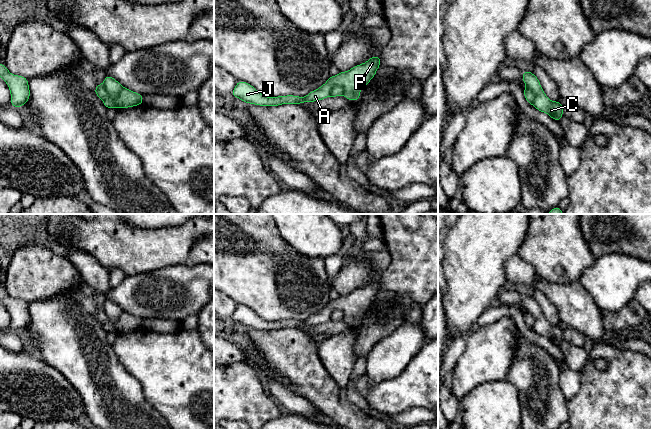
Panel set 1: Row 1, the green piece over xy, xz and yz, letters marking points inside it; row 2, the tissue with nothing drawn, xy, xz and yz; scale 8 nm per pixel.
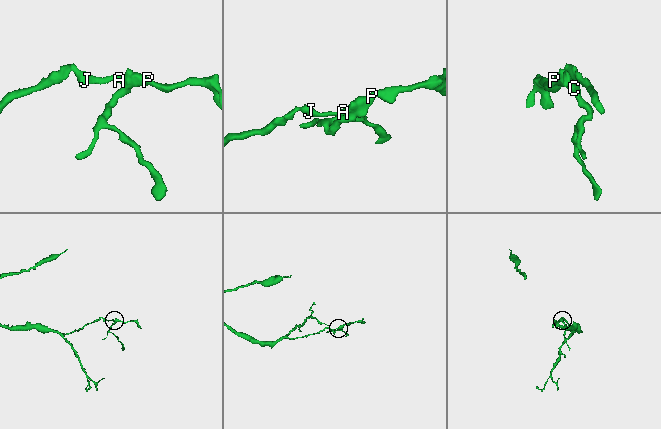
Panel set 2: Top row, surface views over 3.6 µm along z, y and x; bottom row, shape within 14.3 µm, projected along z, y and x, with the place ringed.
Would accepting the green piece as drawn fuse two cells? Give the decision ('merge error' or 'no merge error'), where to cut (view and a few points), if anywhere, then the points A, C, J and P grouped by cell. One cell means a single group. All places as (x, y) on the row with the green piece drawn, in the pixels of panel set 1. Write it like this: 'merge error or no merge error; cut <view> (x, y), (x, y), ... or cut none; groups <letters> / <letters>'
merge error; cut xz (342, 86), (334, 86), (329, 95); groups A J P / C

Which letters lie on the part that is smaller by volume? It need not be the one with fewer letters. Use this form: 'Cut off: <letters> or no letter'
Cut off: C

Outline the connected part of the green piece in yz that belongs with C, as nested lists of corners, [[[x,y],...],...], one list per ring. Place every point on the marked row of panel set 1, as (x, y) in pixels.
[[[523,71],[522,81],[535,93],[532,105],[540,112],[547,113],[555,121],[563,117],[563,106],[559,101],[551,101],[544,93],[538,78],[533,72]]]

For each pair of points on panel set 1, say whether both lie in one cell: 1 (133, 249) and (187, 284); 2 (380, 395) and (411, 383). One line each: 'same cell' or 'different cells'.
1: different cells
2: same cell

